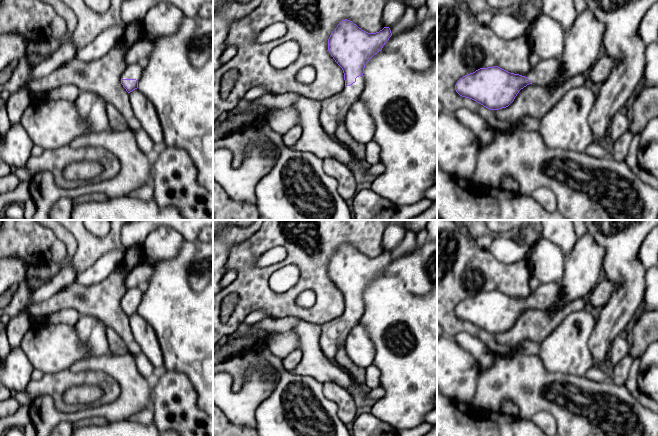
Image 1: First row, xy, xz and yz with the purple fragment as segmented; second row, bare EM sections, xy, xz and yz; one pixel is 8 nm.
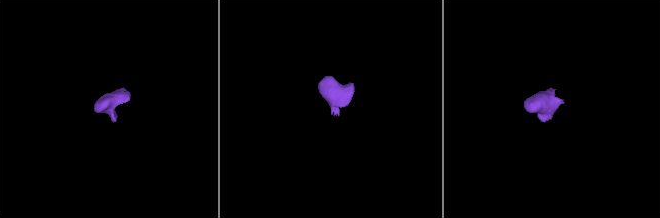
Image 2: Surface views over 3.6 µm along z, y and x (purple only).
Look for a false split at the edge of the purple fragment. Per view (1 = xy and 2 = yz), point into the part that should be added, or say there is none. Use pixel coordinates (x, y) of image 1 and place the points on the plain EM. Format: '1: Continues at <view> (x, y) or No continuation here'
1: Continues at xy (133, 295)
2: Continues at yz (547, 294)

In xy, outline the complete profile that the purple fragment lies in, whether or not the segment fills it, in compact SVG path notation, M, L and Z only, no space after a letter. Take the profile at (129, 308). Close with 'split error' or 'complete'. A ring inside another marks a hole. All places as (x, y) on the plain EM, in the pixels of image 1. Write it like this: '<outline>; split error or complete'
M138 286L129 288L125 292L121 300L121 308L128 317L138 312L138 305L143 296L144 287Z; split error

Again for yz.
M560 281L540 284L525 299L510 297L498 290L480 292L460 302L456 316L490 334L508 331L521 313L529 308L546 310L562 296Z; split error

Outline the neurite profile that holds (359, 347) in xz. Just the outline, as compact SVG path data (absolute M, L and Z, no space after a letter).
M360 322L352 328L347 336L345 350L357 367L366 369L373 364L376 350L367 331Z

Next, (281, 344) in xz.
M293 329L287 332L271 332L268 342L262 344L269 356L279 362L291 352L300 349L300 341Z

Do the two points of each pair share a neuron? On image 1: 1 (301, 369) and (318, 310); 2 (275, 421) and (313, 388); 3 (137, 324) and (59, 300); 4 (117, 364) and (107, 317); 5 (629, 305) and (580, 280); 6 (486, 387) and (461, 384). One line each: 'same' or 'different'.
1: different
2: same
3: different
4: different
5: different
6: different

